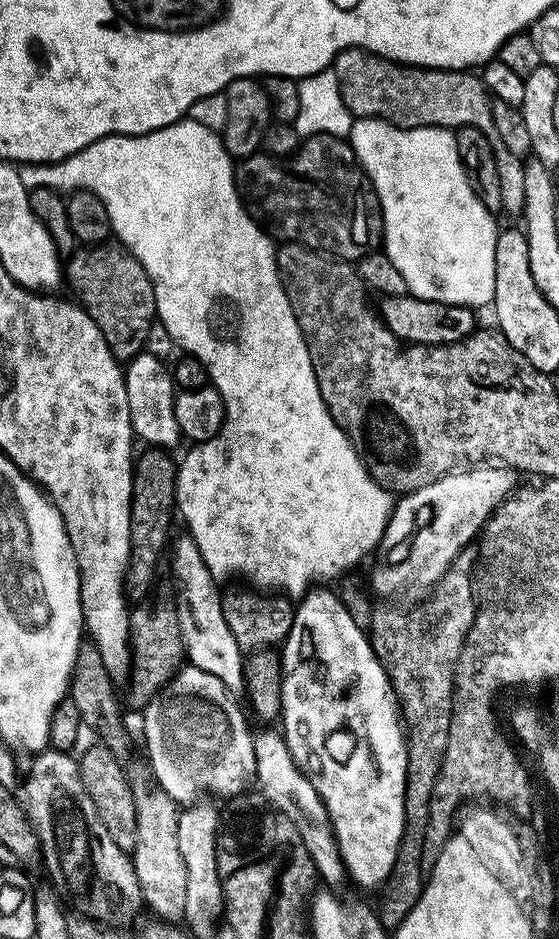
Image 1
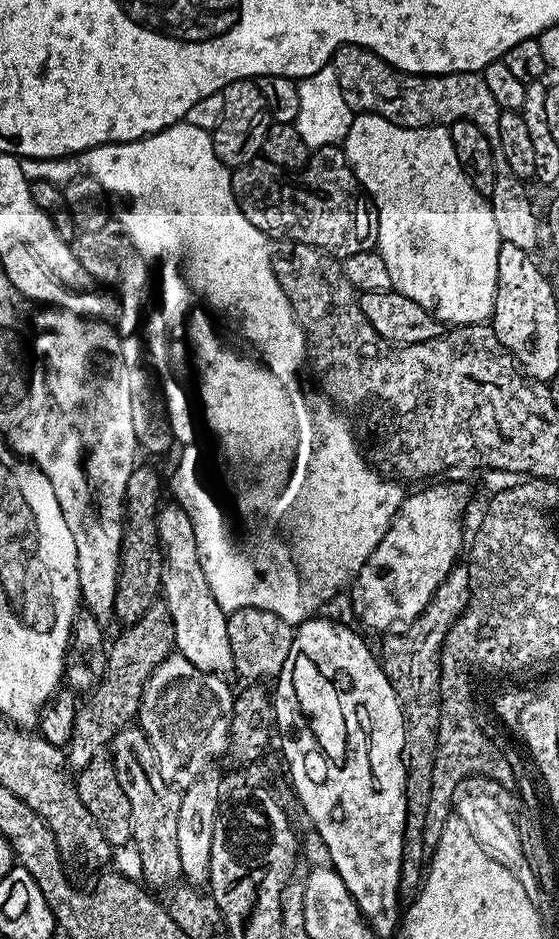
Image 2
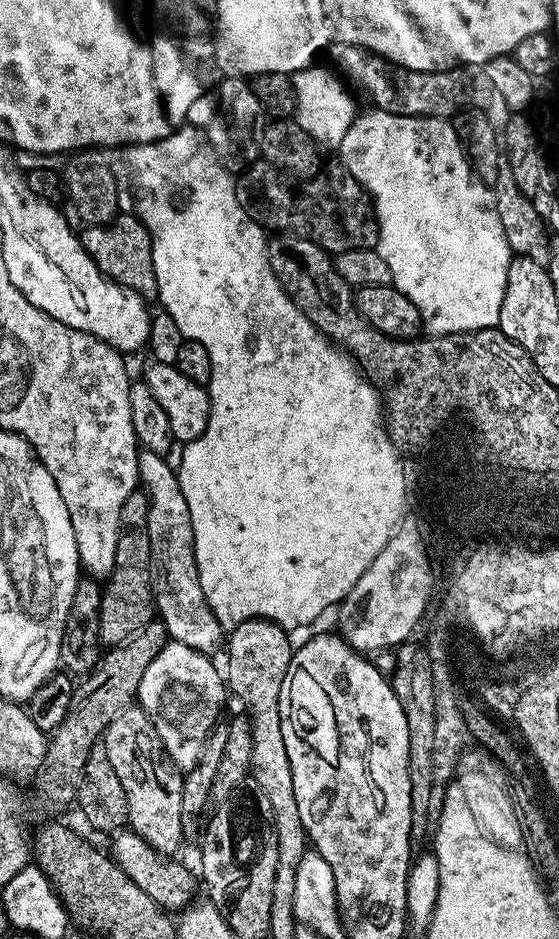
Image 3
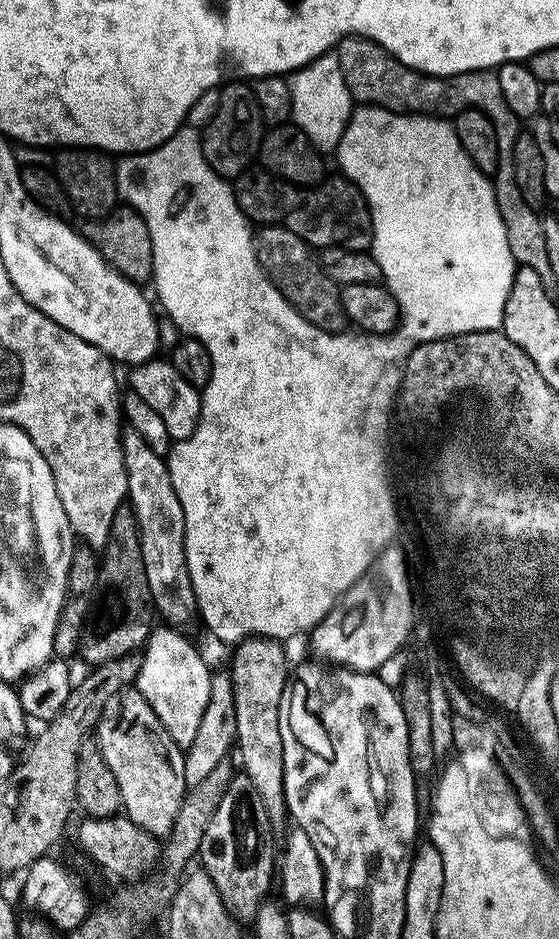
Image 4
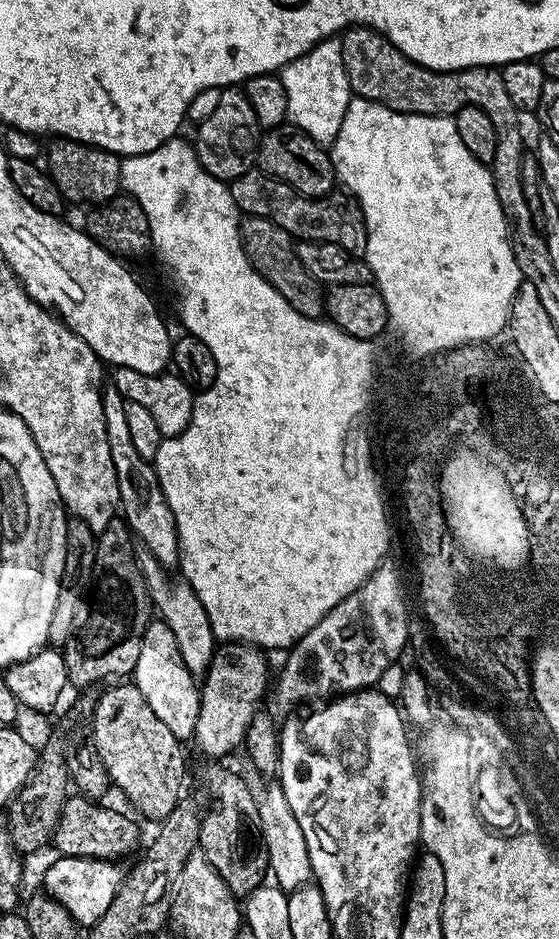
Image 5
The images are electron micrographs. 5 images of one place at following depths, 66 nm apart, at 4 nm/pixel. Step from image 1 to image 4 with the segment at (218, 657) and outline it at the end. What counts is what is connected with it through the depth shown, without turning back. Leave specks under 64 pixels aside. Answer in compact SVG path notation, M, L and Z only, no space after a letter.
M125 427L120 434L122 454L126 466L128 483L127 503L132 506L140 531L142 562L146 566L146 582L150 586L152 603L165 625L184 626L197 615L196 595L190 582L190 570L186 570L186 550L184 549L184 531L186 522L182 514L182 502L174 494L170 482L170 470L165 457L154 454L138 430Z

